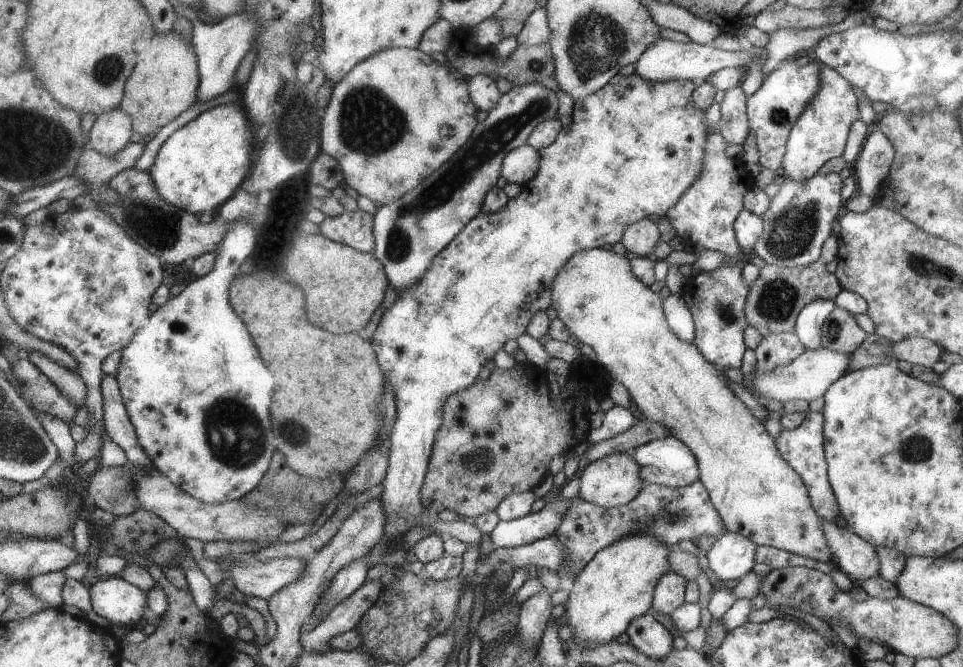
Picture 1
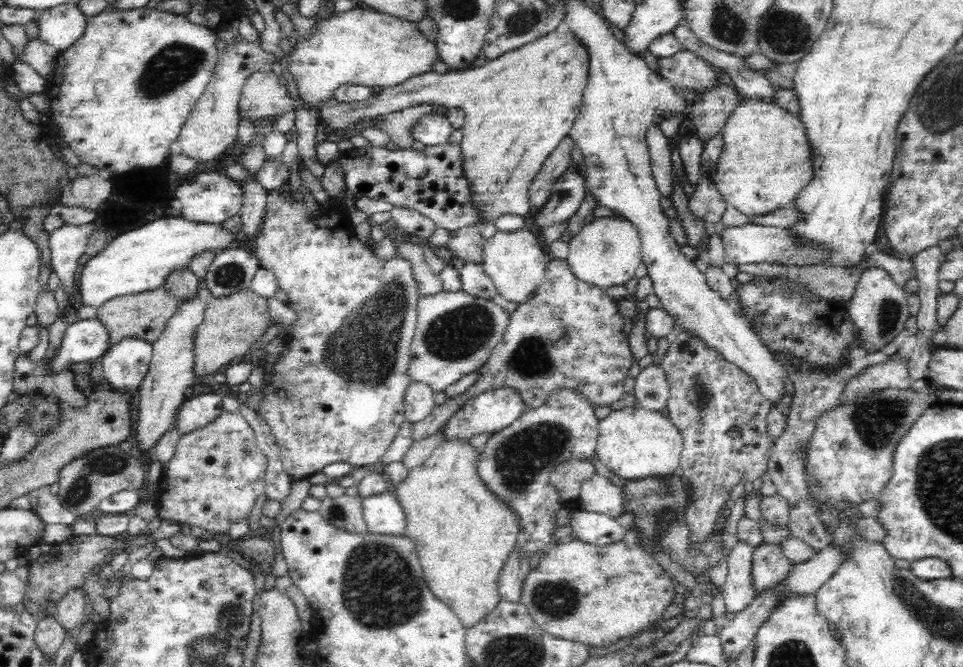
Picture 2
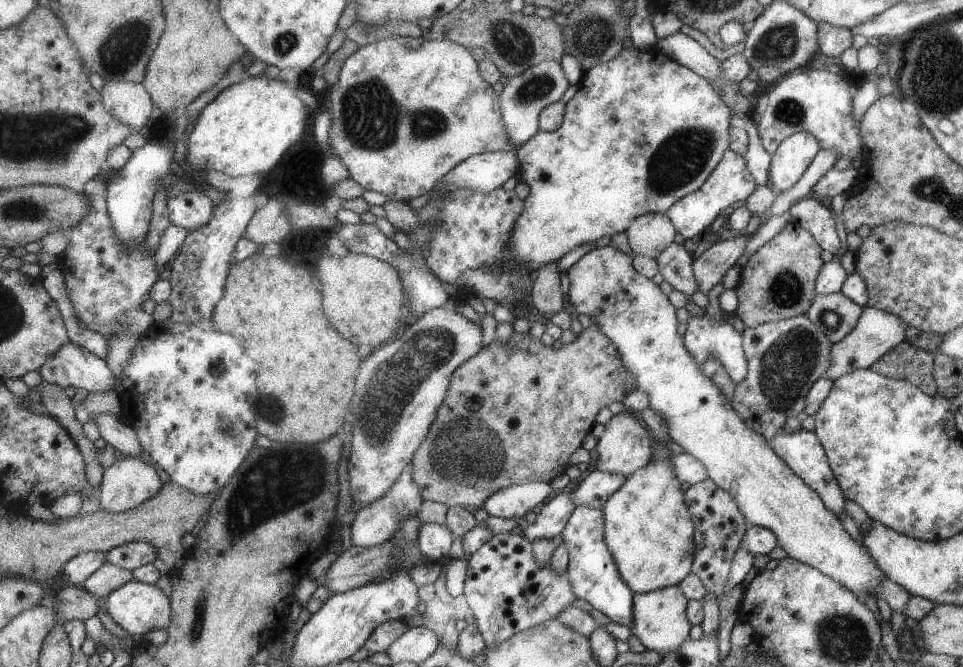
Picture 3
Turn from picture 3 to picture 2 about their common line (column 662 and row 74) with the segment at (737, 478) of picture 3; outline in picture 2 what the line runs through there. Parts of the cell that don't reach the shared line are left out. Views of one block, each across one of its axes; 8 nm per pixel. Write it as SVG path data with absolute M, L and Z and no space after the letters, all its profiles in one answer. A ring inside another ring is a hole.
M356 6L340 16L316 20L316 24L310 40L300 38L298 48L292 48L294 52L288 66L298 82L300 98L306 104L328 102L342 84L392 88L412 76L432 72L432 66L440 60L436 42L426 40L416 22L382 12L368 12L364 6Z

